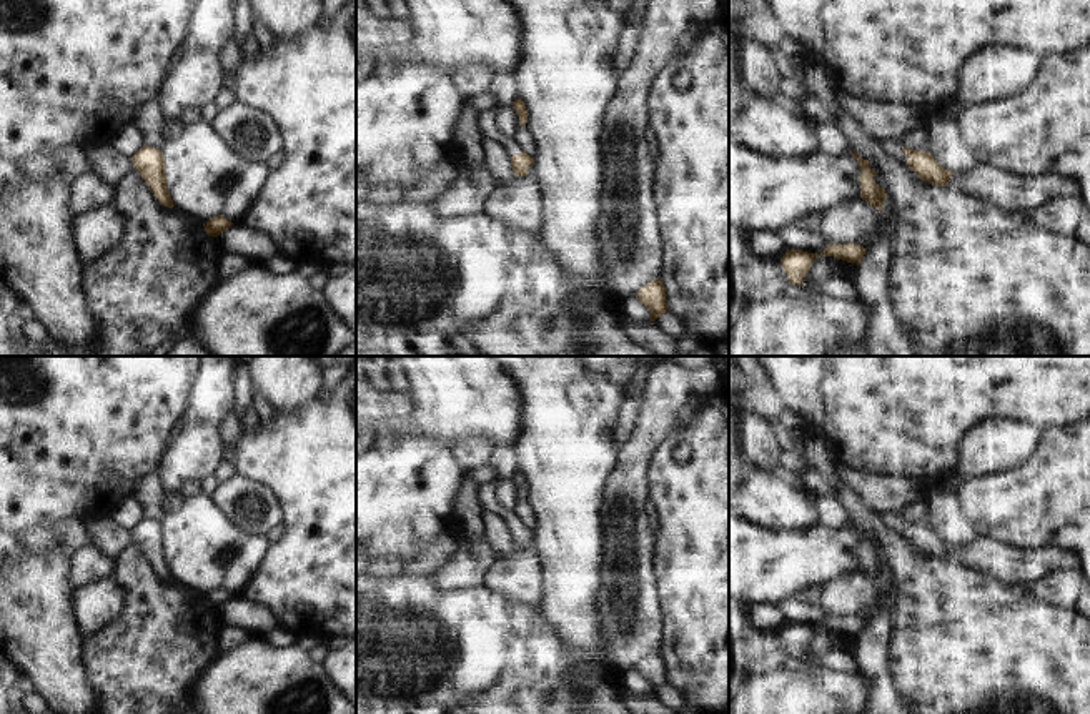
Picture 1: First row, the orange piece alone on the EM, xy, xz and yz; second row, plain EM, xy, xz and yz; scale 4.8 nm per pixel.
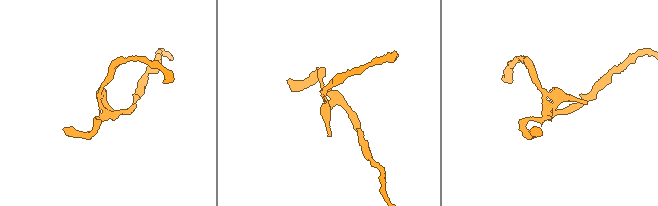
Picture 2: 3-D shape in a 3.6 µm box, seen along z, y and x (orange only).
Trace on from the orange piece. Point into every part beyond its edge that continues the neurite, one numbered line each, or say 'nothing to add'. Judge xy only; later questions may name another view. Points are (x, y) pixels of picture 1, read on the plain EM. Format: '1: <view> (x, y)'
nothing to add

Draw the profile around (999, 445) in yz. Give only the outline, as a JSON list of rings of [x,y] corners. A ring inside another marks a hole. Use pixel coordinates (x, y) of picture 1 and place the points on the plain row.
[[[988,419],[964,439],[959,458],[962,479],[1008,473],[1033,458],[1043,433],[1018,419]]]

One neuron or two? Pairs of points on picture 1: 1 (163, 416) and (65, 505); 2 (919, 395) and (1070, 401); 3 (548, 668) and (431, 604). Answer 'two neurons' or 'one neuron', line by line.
1: one neuron
2: one neuron
3: one neuron

